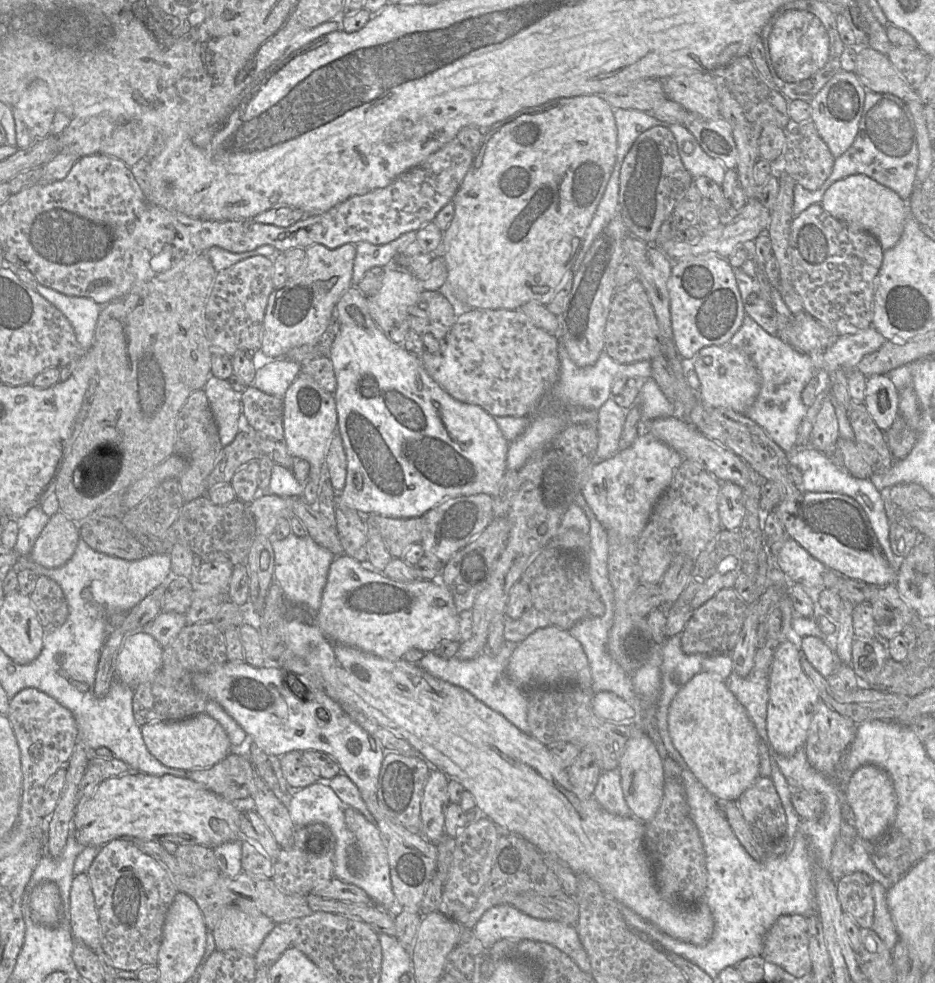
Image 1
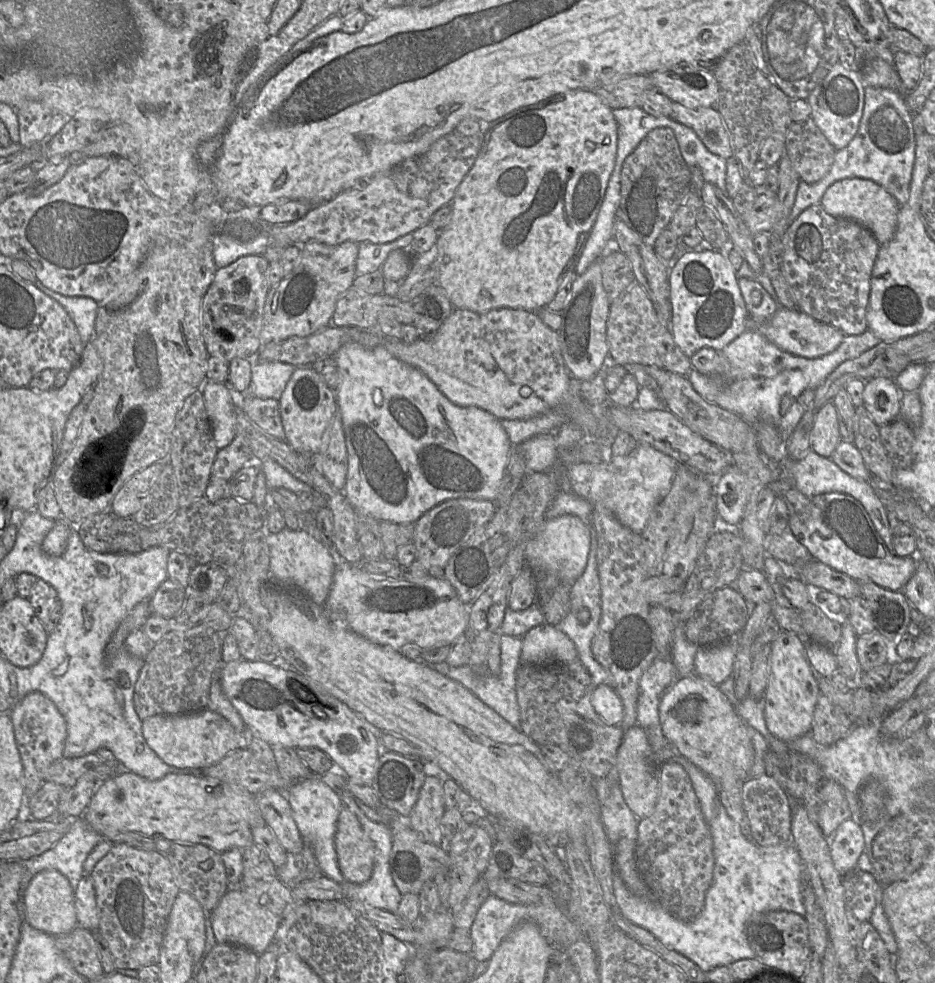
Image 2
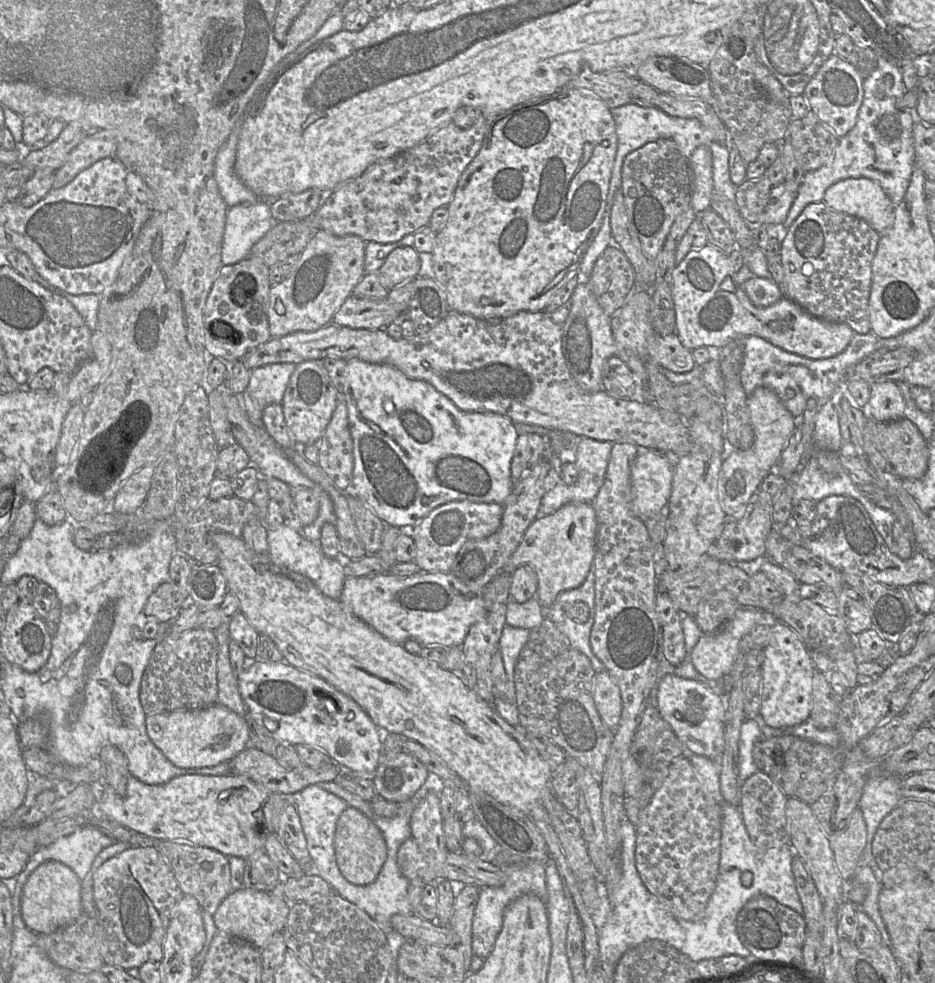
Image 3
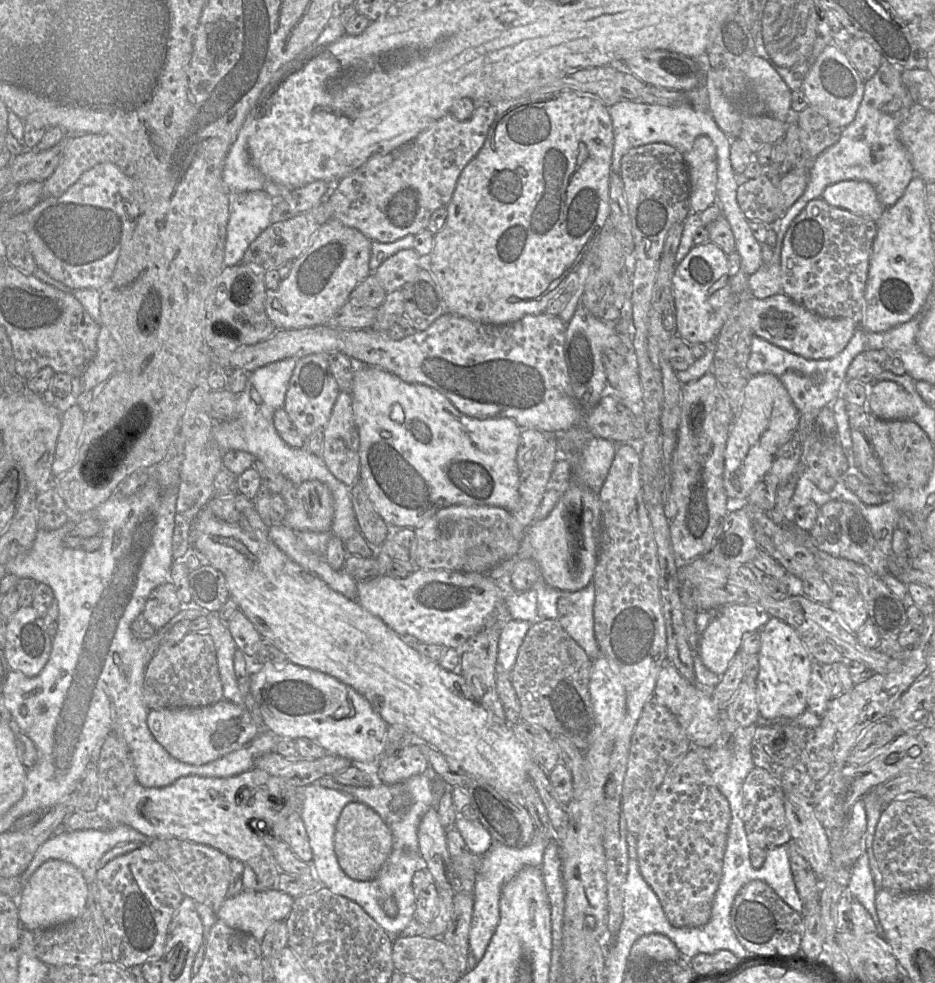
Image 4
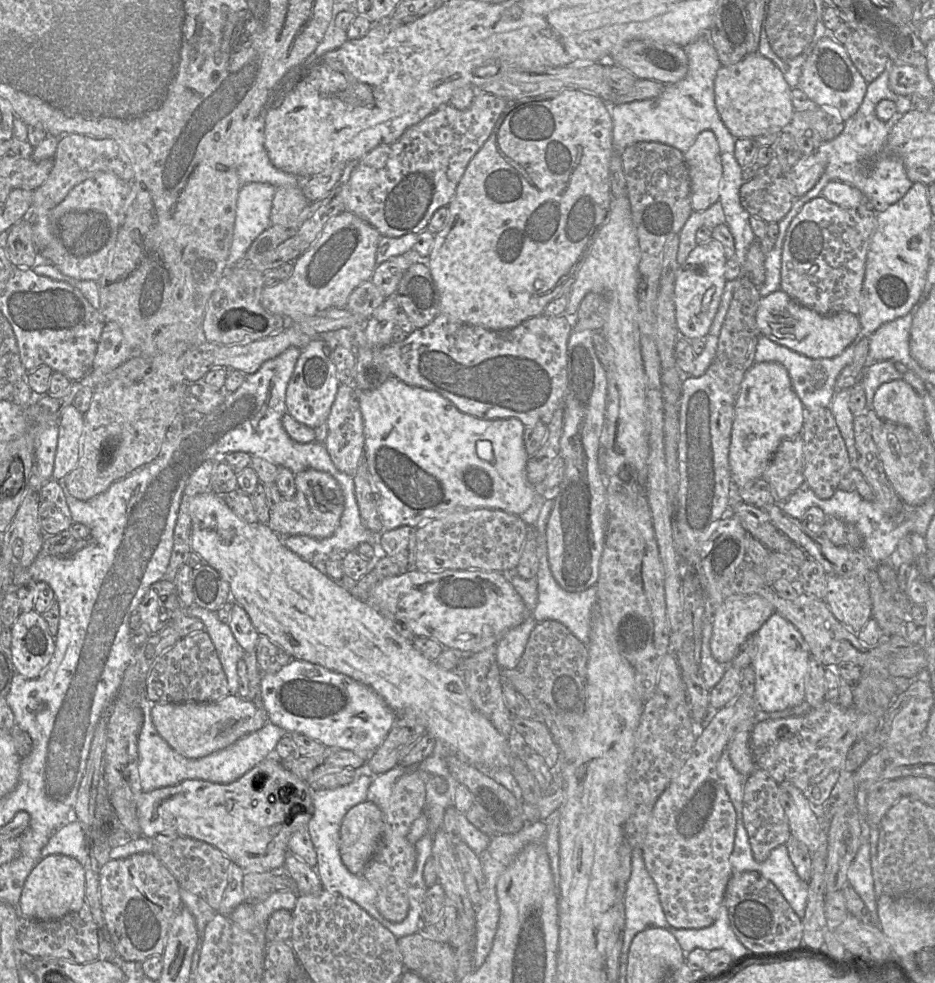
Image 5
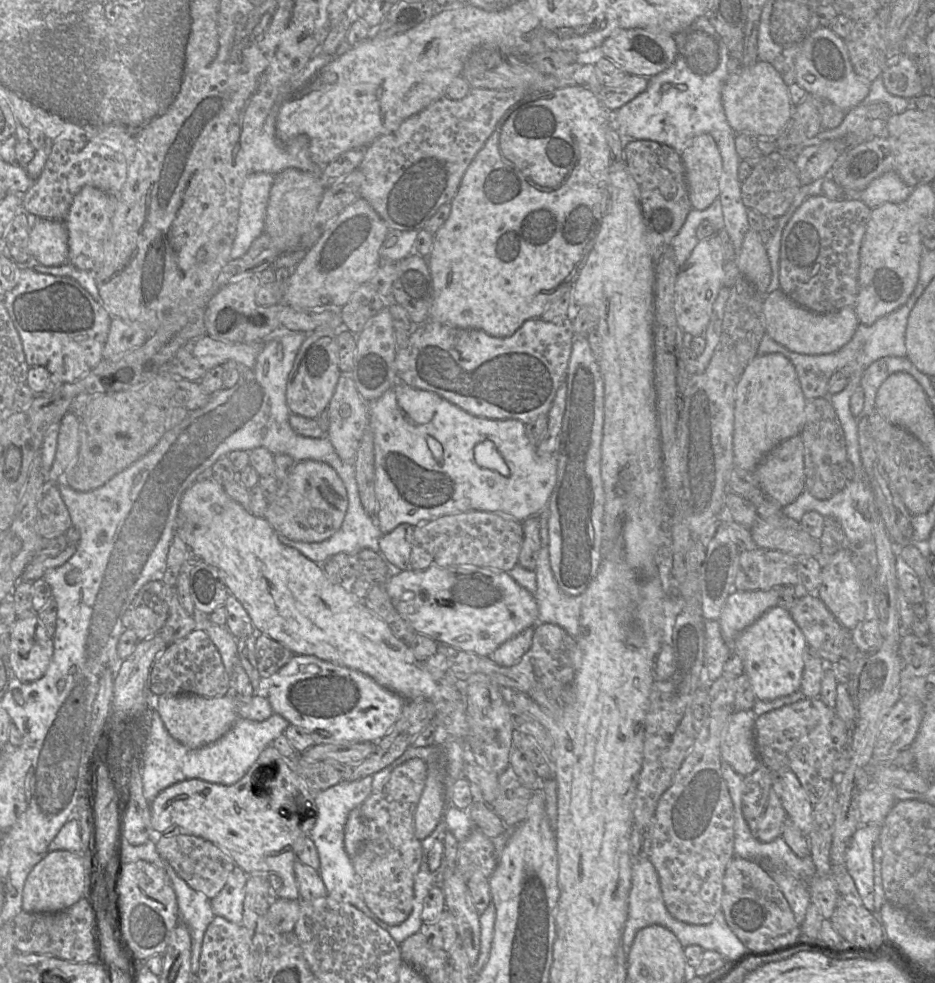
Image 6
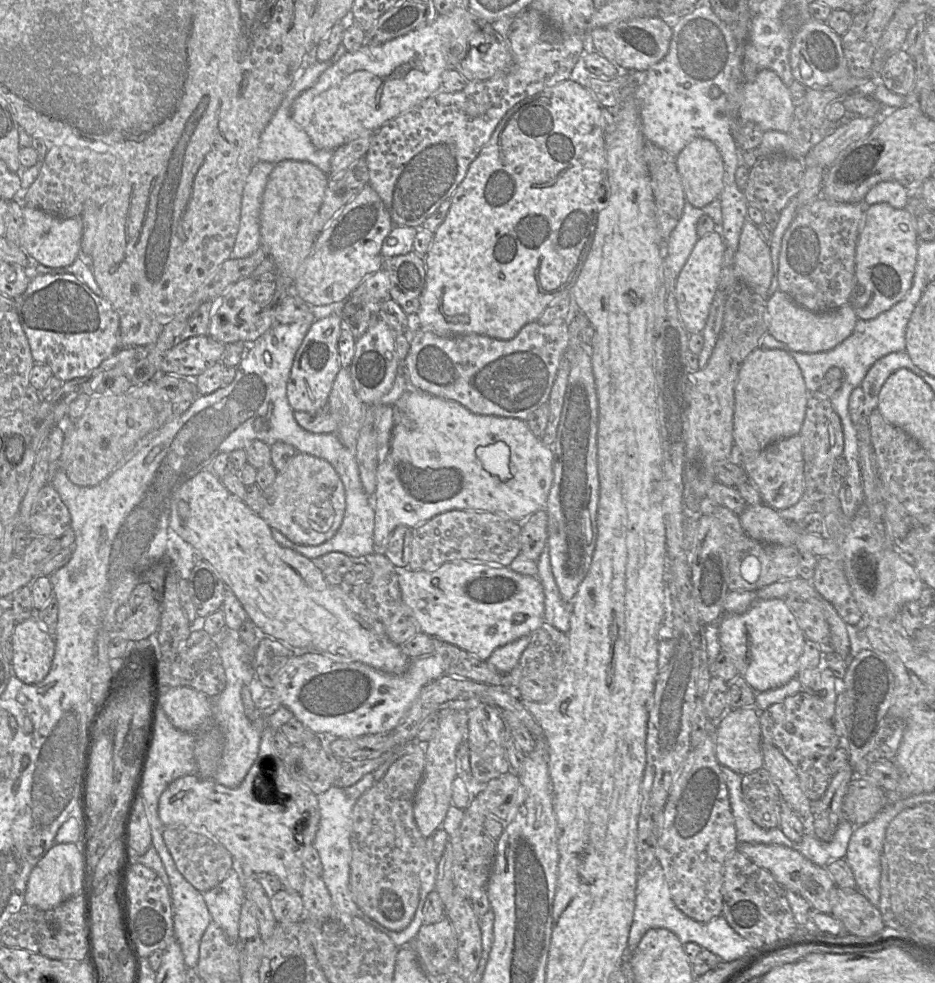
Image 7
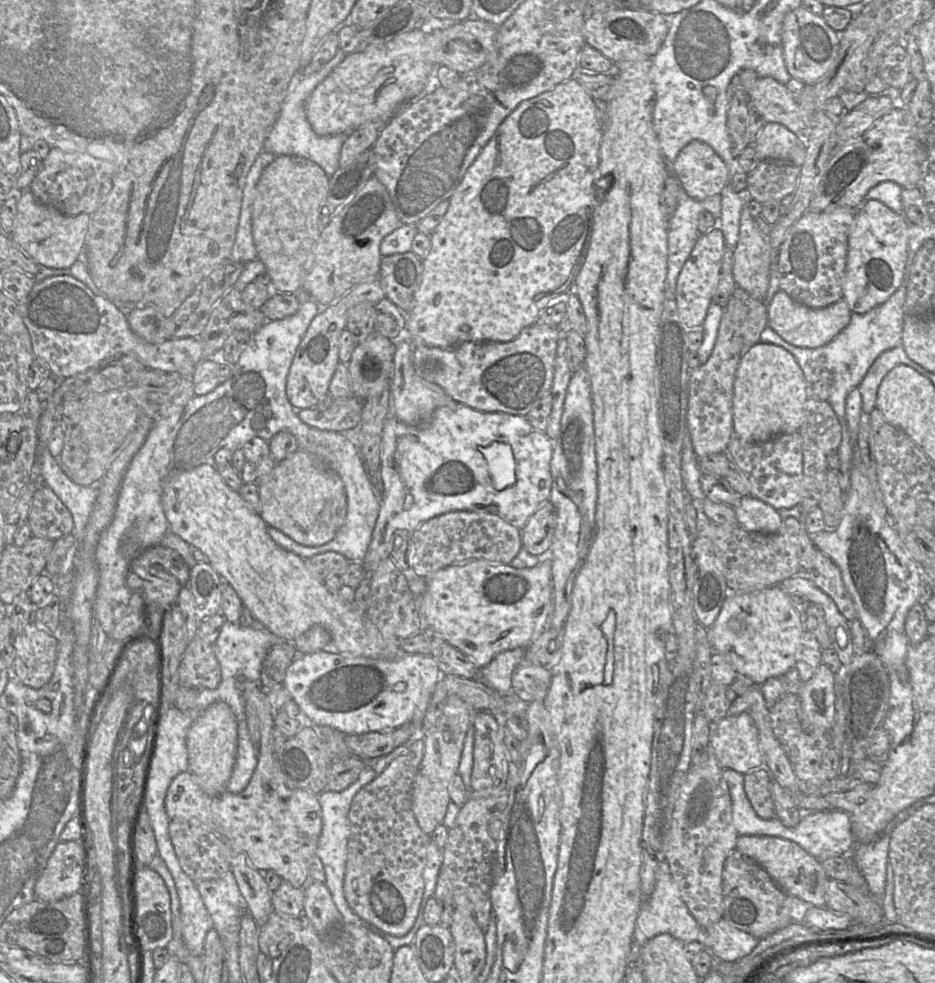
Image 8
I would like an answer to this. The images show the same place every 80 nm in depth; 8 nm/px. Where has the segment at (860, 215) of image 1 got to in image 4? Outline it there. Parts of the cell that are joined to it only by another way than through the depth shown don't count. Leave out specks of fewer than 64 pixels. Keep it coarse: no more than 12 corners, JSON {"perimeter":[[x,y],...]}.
{"perimeter":[[866,181],[827,186],[831,206],[877,222],[885,207]]}

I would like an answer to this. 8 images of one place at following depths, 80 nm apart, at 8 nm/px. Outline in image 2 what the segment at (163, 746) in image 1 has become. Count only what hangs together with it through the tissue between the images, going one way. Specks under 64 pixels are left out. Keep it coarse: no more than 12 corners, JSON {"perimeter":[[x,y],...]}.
{"perimeter":[[208,708],[150,716],[142,733],[176,768],[205,769],[245,748]]}

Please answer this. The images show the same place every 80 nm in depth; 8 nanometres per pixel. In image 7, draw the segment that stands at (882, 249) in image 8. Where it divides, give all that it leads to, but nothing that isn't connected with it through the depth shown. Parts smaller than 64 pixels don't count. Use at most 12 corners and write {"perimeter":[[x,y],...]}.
{"perimeter":[[866,206],[850,301],[873,319],[905,296],[915,219]]}

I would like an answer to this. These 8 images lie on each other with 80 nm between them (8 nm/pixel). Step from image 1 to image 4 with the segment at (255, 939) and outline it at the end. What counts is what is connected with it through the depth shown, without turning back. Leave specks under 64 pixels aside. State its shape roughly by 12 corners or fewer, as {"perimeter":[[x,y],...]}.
{"perimeter":[[276,888],[227,897],[216,917],[262,941],[293,897]]}

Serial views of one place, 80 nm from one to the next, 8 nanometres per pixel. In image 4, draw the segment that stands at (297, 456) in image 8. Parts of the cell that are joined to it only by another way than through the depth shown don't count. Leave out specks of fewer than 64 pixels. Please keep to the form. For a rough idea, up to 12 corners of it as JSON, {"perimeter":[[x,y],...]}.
{"perimeter":[[317,480],[297,485],[283,524],[296,532],[330,531],[333,499]]}

